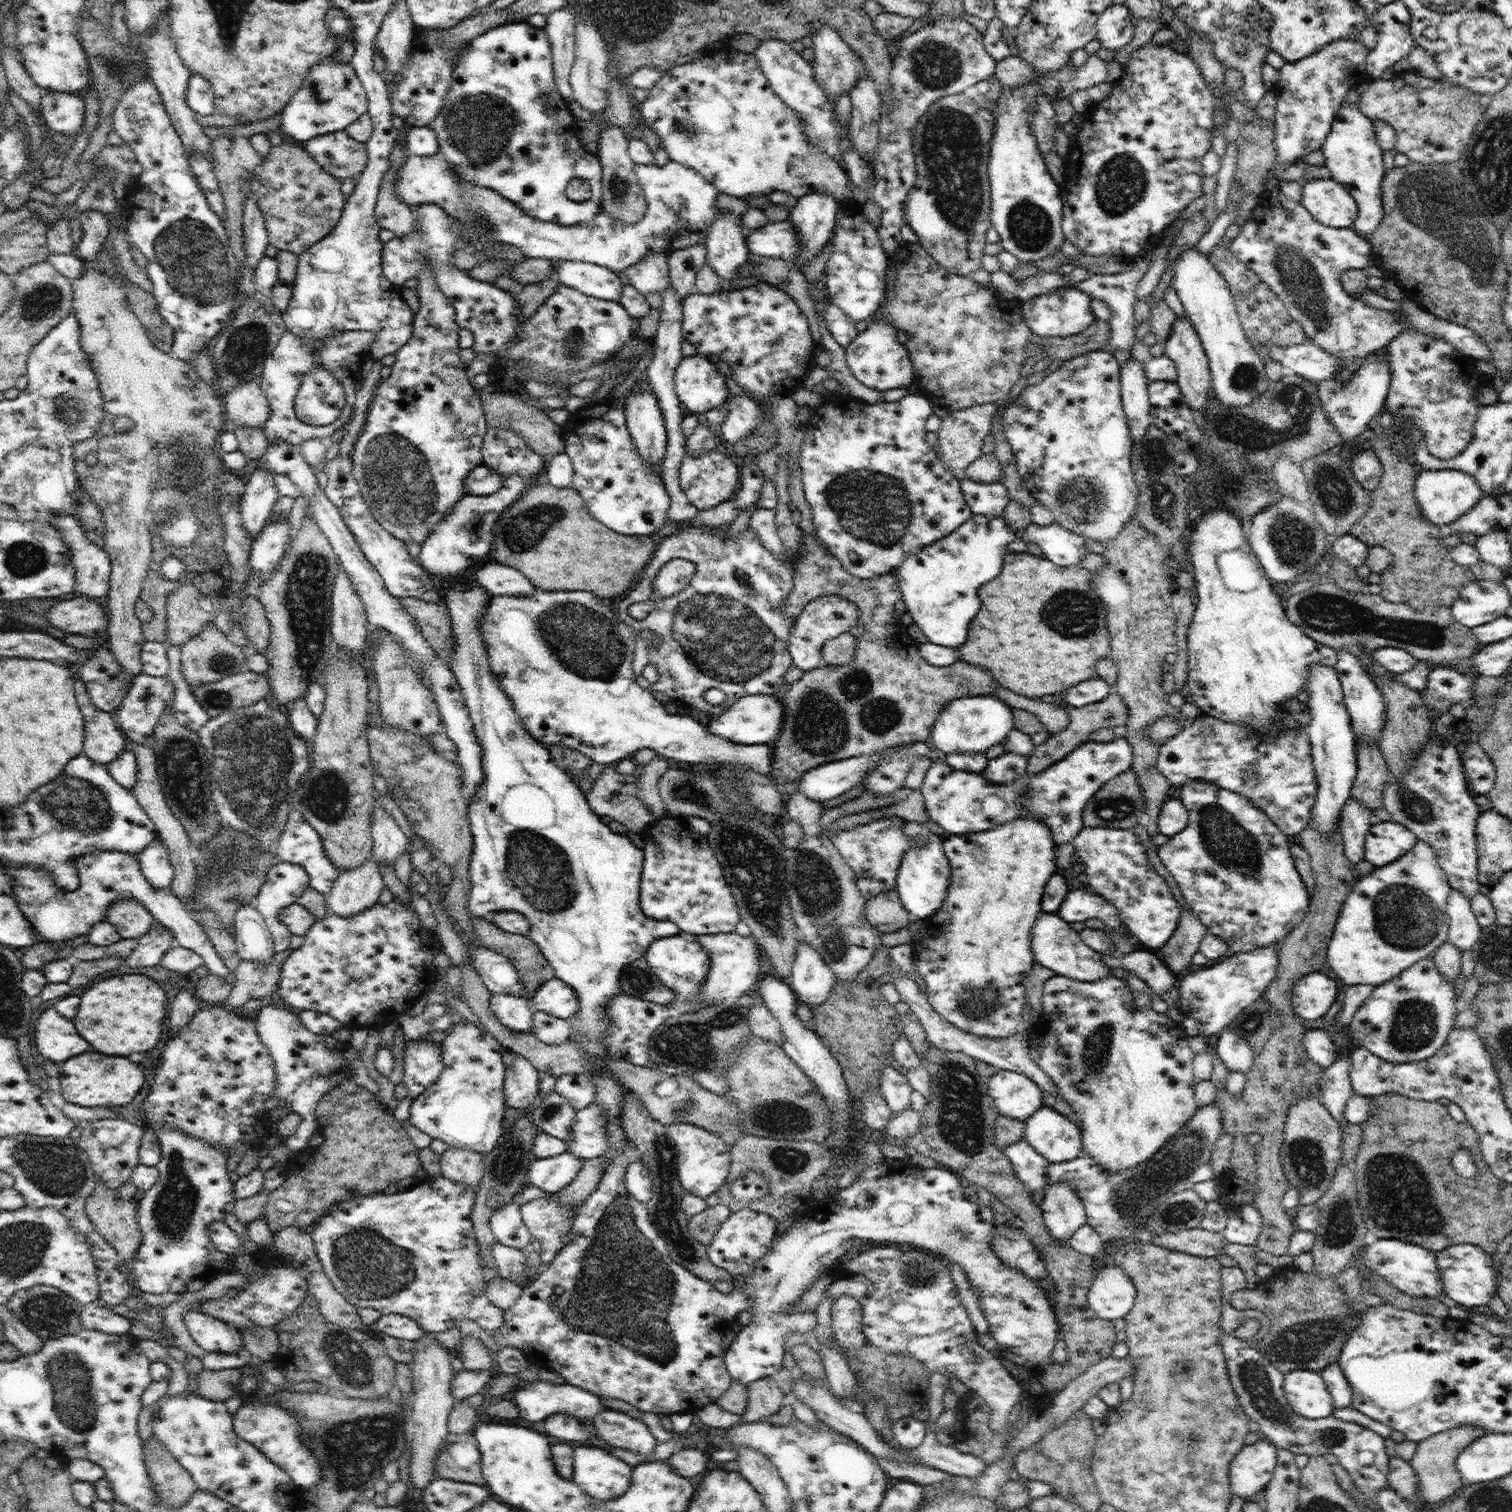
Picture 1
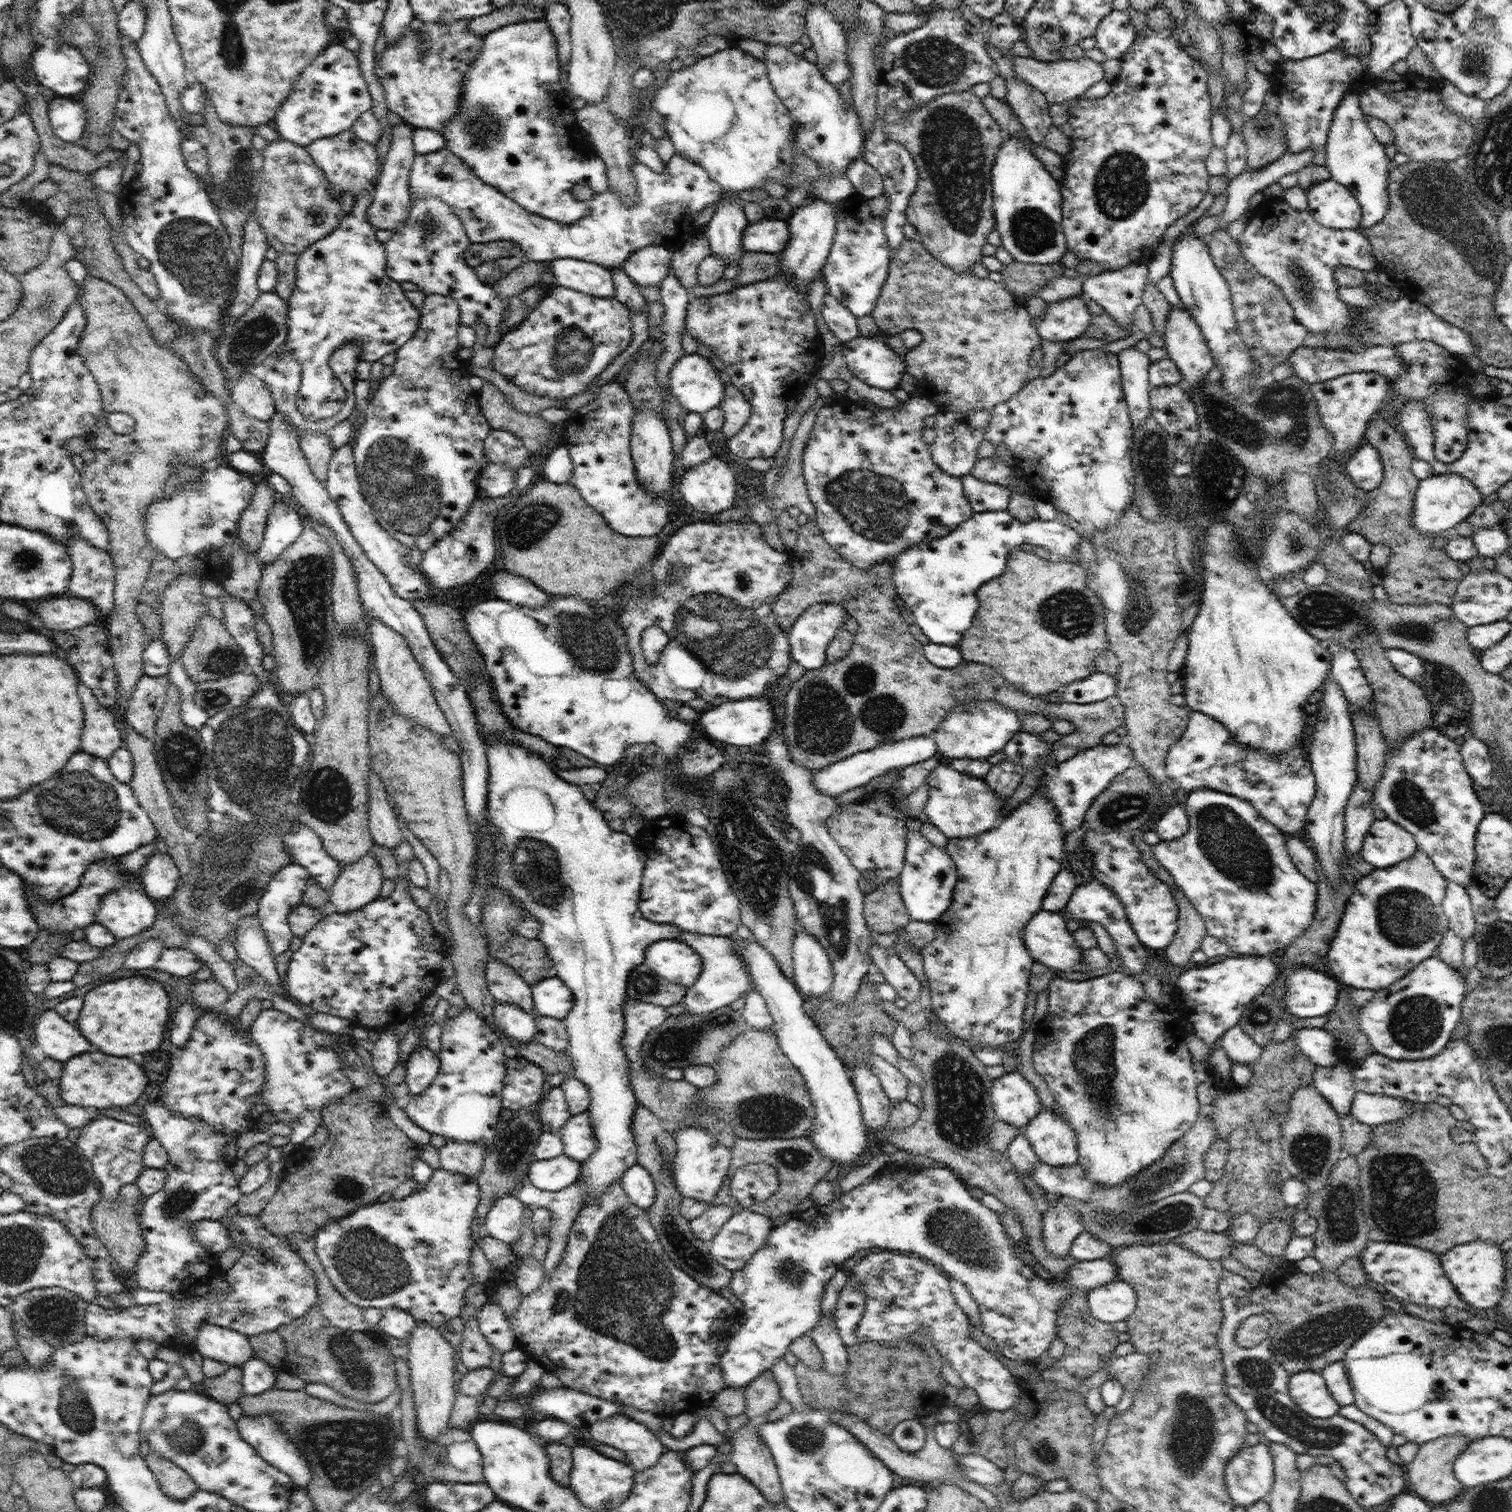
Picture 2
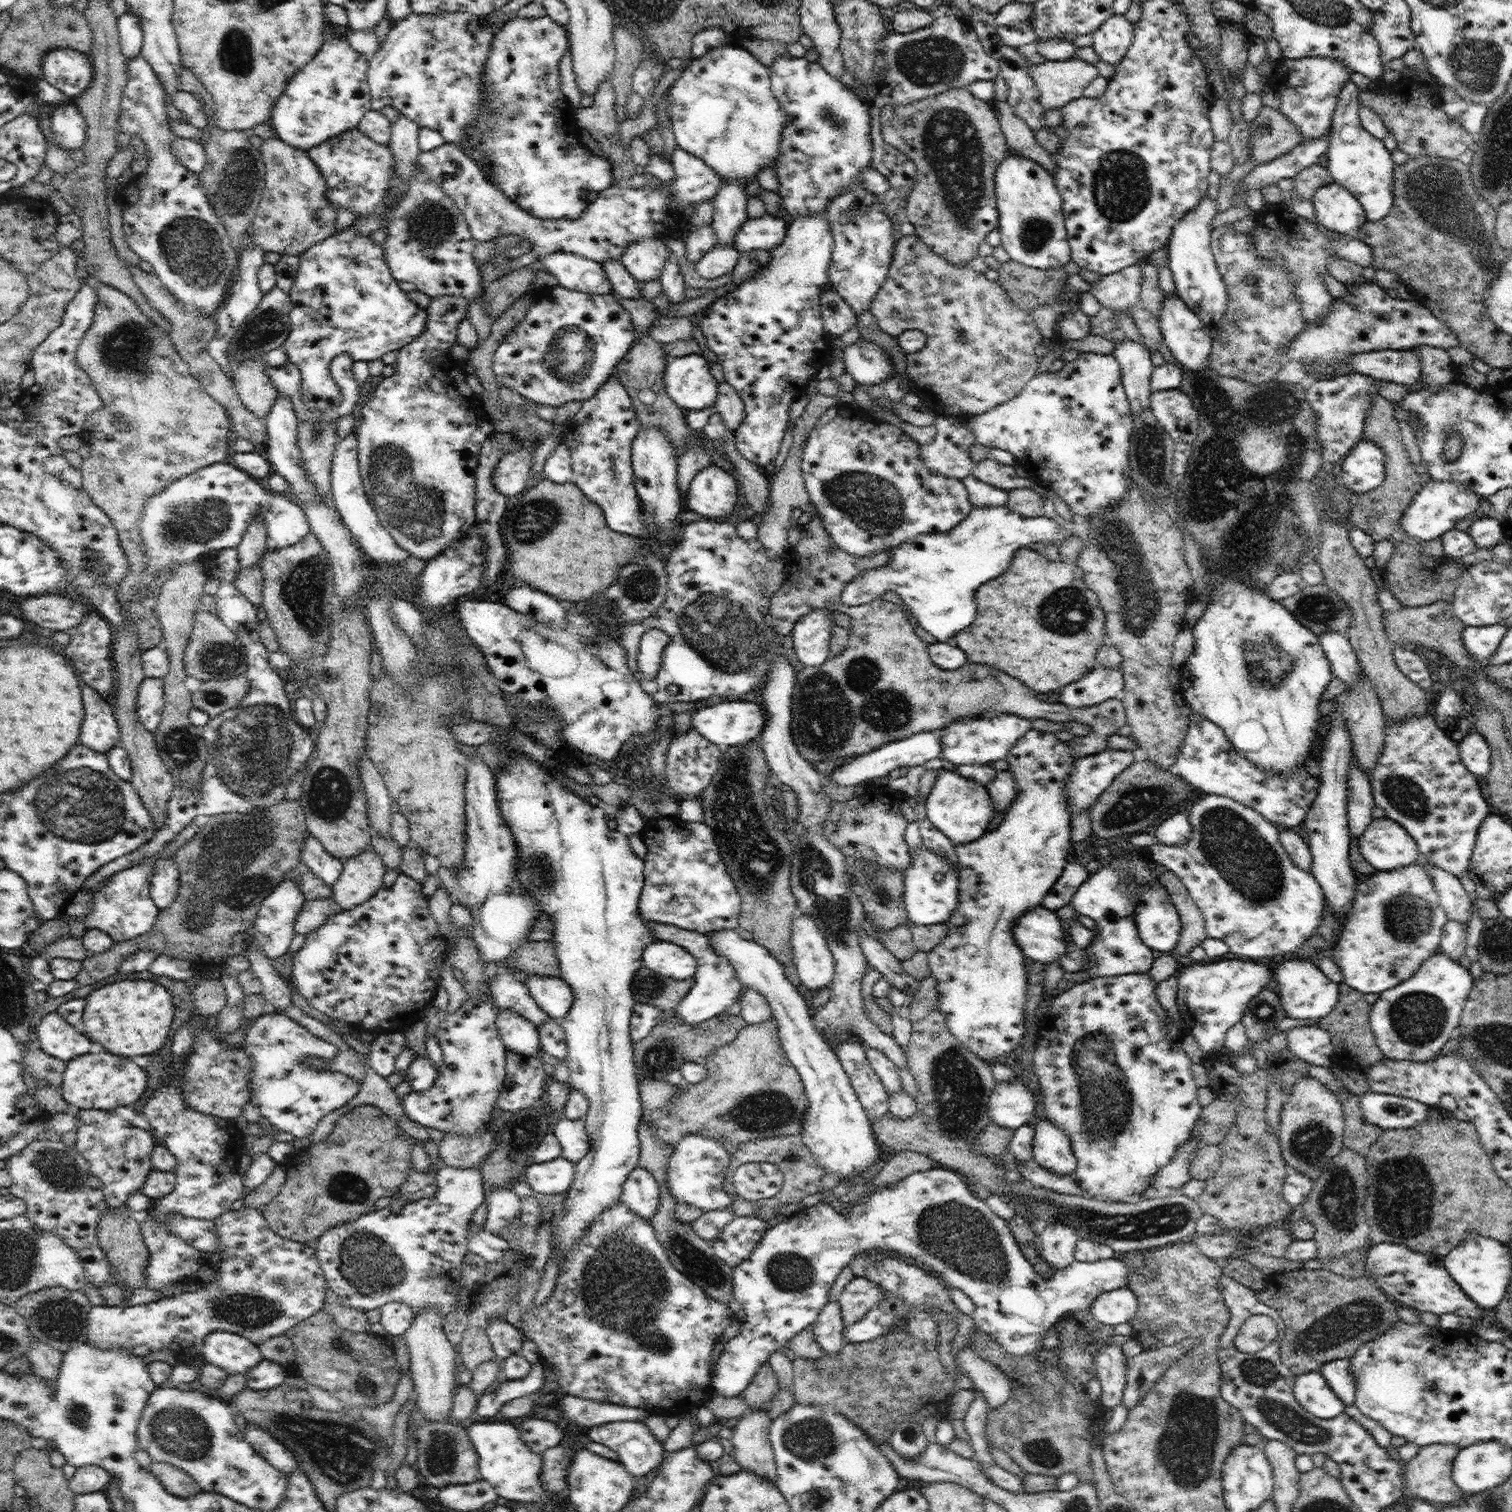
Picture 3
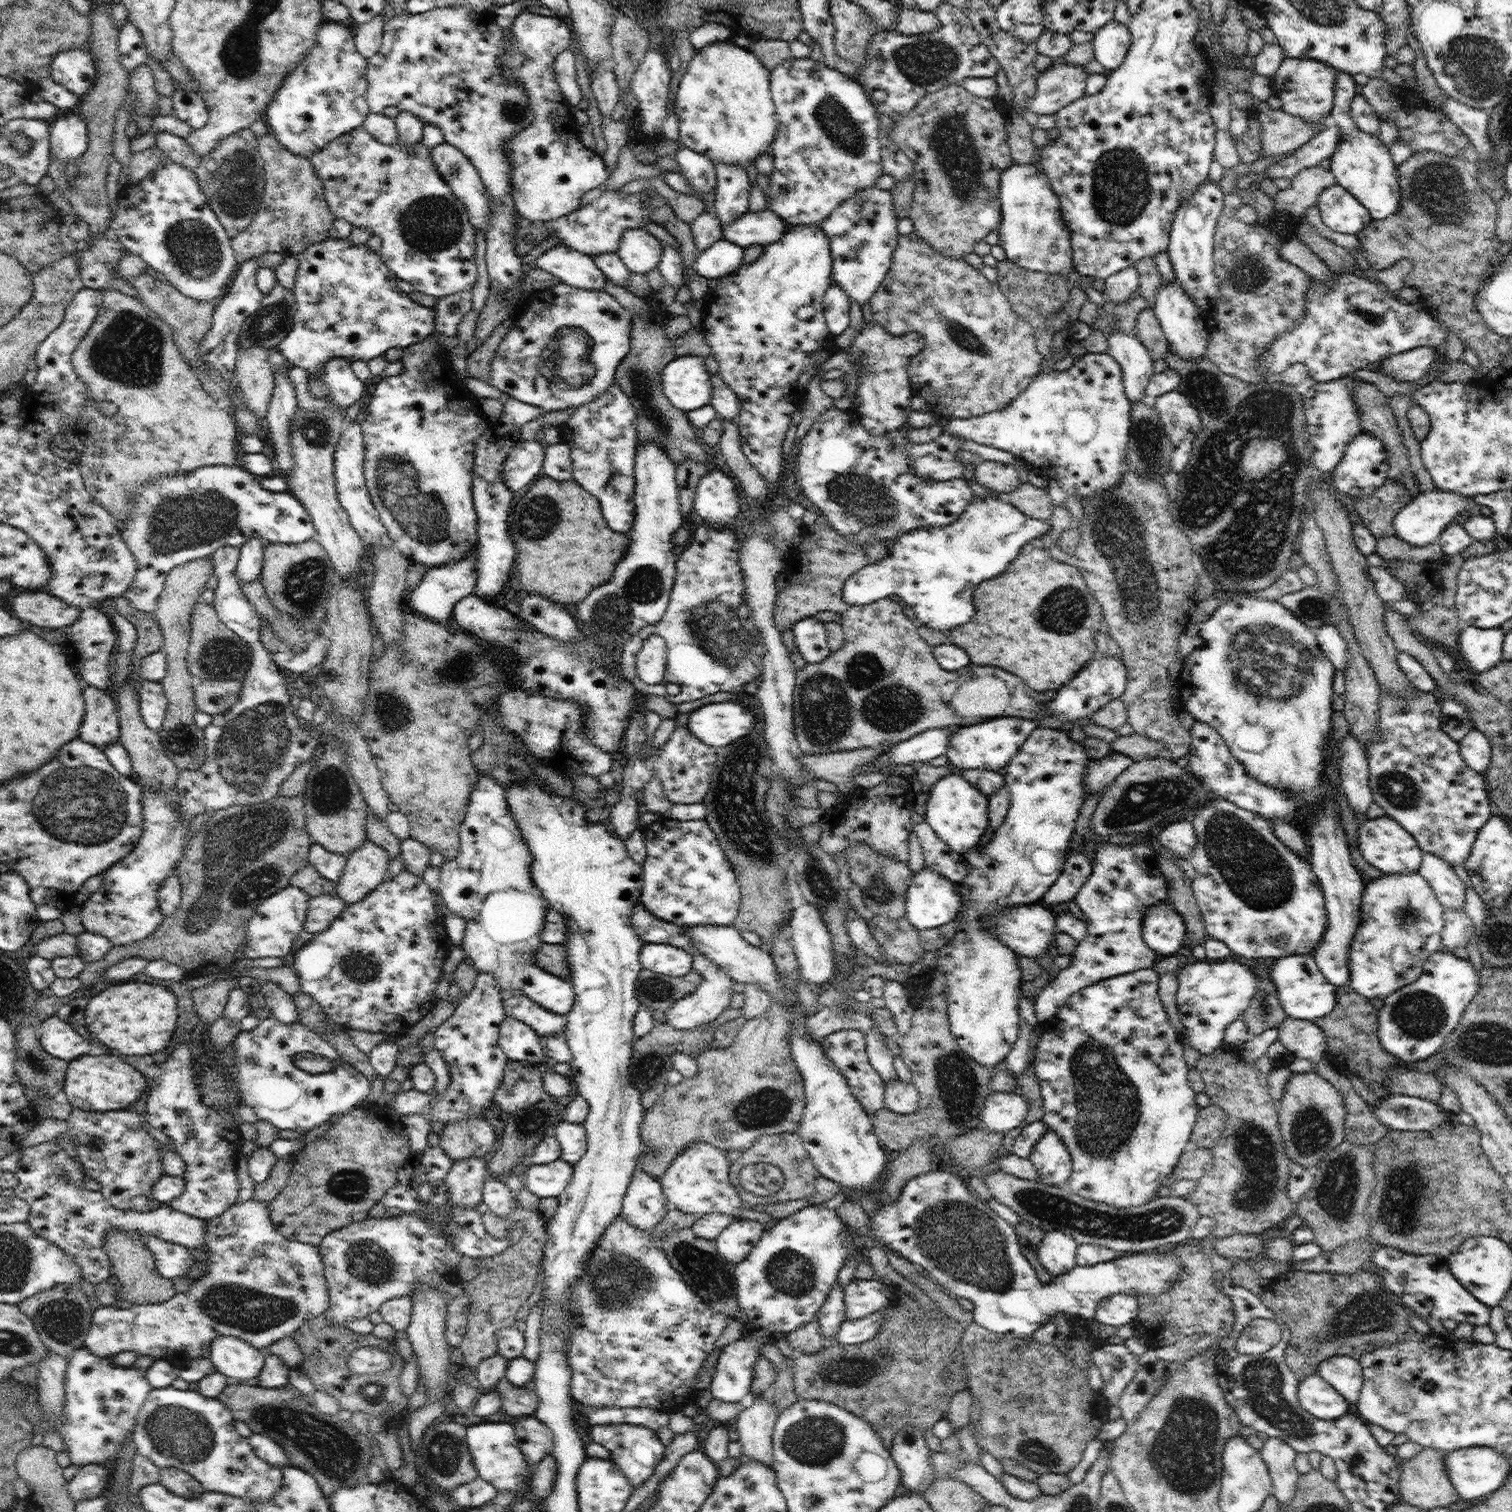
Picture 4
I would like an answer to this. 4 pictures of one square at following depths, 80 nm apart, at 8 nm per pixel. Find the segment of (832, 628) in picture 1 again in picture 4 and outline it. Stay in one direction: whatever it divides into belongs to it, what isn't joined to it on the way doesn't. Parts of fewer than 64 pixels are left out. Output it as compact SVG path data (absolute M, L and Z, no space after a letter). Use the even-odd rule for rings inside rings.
M815 616L795 622L791 630L794 634L795 646L809 663L824 660L831 653L827 645L824 623Z

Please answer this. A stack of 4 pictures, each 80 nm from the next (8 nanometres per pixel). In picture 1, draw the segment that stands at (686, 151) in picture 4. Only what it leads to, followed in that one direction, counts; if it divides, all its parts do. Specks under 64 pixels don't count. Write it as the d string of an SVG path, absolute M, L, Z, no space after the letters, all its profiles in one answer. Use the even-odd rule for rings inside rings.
M440 152L429 157L407 155L407 161L397 176L395 191L406 204L419 206L421 203L434 203L458 220L477 220L477 216L483 216L490 225L490 233L494 233L500 243L518 247L526 257L546 258L556 263L572 260L588 262L622 275L626 268L638 264L646 254L666 254L668 257L678 250L705 244L710 226L714 226L721 212L716 207L719 190L693 168L670 160L663 166L635 164L634 171L647 207L644 216L632 226L620 224L610 213L603 211L602 206L592 220L573 227L529 217L499 192L463 182Z

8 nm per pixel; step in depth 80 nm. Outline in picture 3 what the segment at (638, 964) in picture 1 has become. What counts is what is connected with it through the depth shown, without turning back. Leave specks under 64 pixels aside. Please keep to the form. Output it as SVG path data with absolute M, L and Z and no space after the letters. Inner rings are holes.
M642 966L634 975L632 996L635 1002L646 1003L663 1011L674 1011L692 989L694 979L677 981Z

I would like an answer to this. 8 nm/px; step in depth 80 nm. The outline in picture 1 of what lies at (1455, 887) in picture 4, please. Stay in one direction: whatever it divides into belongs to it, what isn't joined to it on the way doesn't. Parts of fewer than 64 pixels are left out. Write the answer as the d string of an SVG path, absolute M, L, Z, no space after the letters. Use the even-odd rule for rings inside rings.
M1451 889L1446 901L1446 913L1449 916L1448 942L1461 952L1470 950L1482 932L1481 924L1470 909L1470 899L1458 889Z

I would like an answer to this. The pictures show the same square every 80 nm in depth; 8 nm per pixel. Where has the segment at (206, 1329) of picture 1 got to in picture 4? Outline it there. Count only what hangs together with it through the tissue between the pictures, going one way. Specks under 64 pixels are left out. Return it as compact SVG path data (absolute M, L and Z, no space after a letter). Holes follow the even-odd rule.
M234 1336L216 1337L208 1358L229 1381L254 1384L265 1363L265 1351Z

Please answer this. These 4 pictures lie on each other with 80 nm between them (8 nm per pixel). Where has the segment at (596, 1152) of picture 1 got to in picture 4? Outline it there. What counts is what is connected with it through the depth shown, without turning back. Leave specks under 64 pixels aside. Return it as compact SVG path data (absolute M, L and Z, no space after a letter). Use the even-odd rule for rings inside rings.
M564 1120L555 1126L554 1132L561 1146L561 1159L568 1161L571 1165L576 1164L587 1149L584 1125Z

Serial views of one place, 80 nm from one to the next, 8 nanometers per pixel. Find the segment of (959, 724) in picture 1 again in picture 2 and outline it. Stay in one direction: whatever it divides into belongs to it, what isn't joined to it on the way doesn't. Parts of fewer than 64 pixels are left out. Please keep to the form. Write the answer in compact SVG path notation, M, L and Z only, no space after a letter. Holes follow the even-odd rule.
M992 700L984 703L969 701L964 706L958 705L938 729L932 734L938 751L948 759L952 758L988 758L996 752L1003 751L1010 739L1023 731L1022 722L1016 713L1004 705Z

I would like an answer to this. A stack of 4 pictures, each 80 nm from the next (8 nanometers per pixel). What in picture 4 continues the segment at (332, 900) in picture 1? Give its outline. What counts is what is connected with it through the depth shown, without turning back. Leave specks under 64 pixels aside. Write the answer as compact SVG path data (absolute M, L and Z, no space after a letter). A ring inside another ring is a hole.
M369 839L347 856L344 872L336 883L336 893L346 904L360 902L388 876L388 854Z

